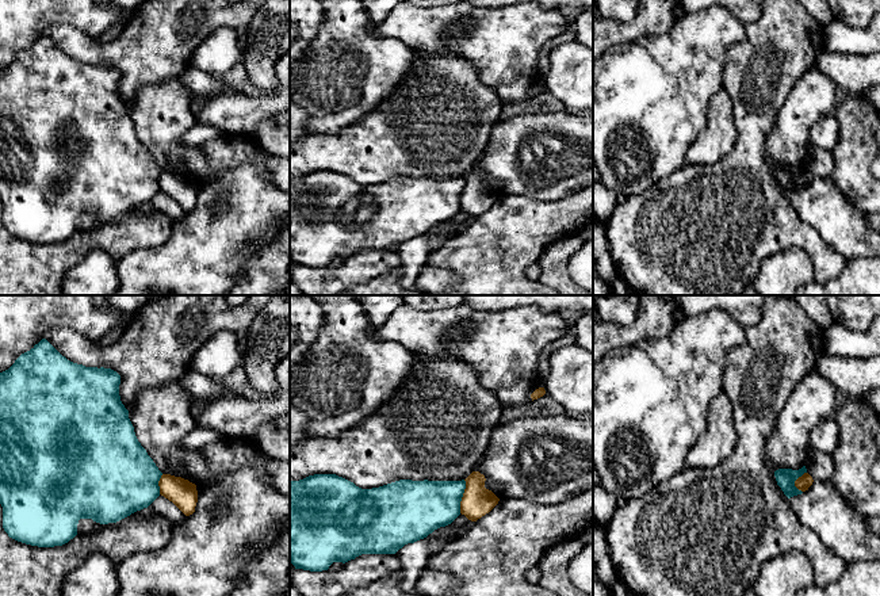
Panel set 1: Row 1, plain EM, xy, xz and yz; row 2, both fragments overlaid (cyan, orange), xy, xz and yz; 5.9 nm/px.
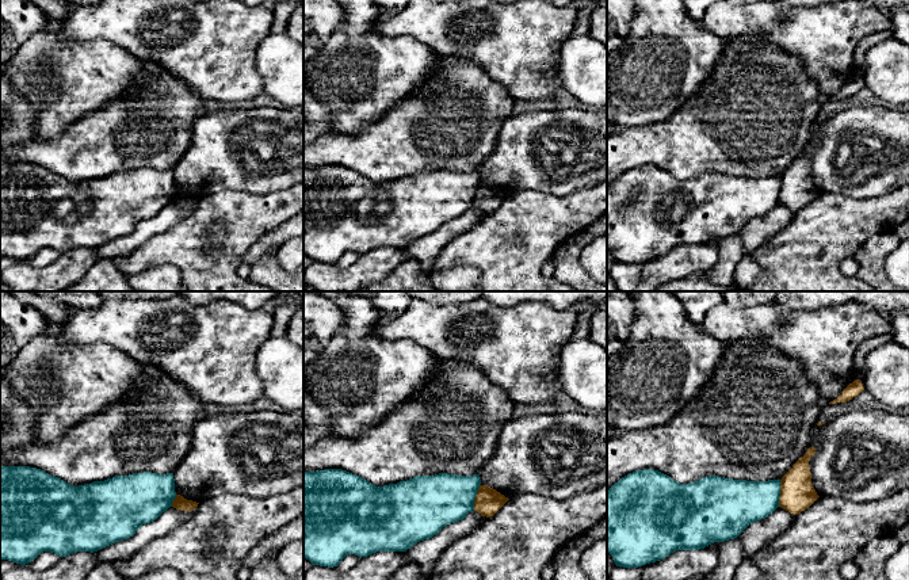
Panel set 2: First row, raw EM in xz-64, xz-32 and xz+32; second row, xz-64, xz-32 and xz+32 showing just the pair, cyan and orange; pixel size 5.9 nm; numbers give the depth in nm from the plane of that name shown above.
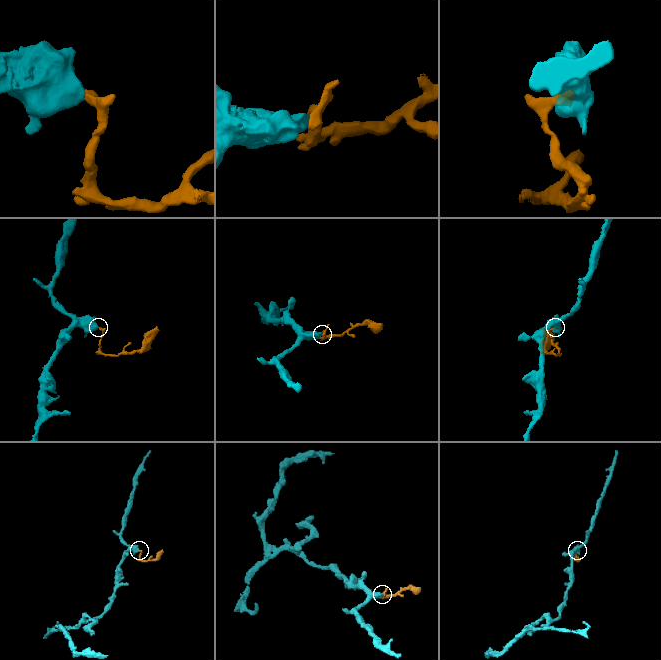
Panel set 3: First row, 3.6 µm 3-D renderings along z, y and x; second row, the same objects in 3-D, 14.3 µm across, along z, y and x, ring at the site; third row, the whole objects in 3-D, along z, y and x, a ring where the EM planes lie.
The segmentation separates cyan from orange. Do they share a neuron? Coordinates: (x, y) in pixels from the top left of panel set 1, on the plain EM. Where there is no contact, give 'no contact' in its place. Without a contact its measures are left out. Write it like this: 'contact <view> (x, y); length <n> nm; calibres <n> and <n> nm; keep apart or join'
contact xz (462, 193); length 200 nm; calibres 320 and 180 nm; keep apart

